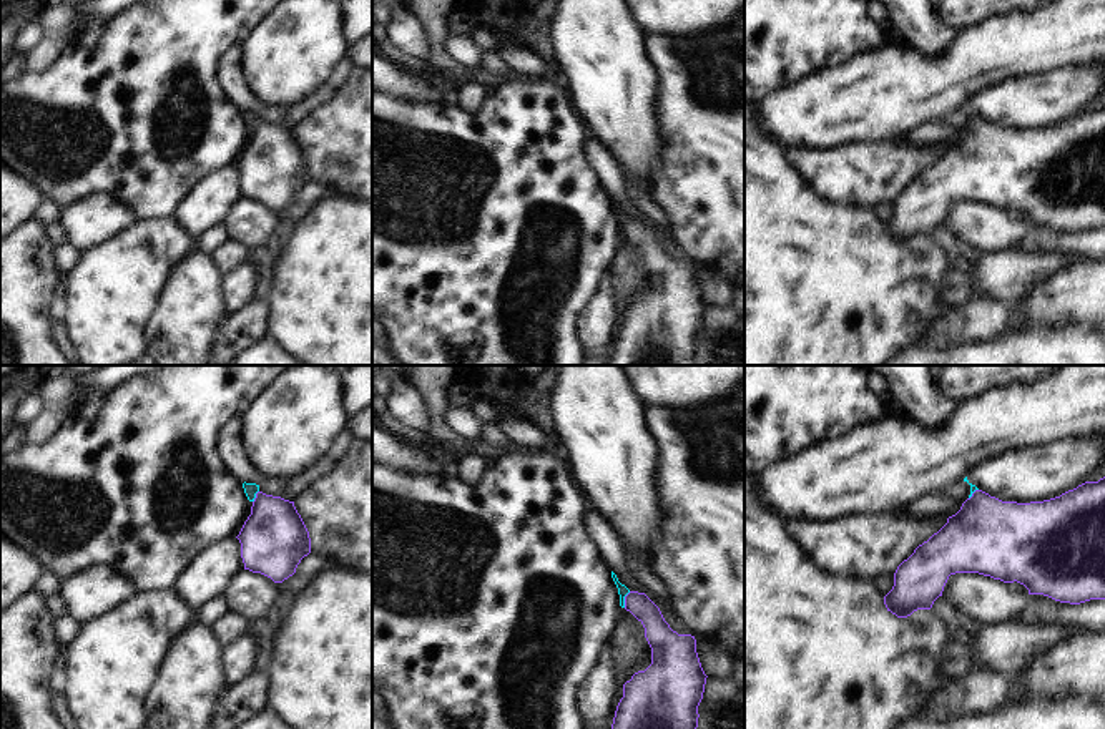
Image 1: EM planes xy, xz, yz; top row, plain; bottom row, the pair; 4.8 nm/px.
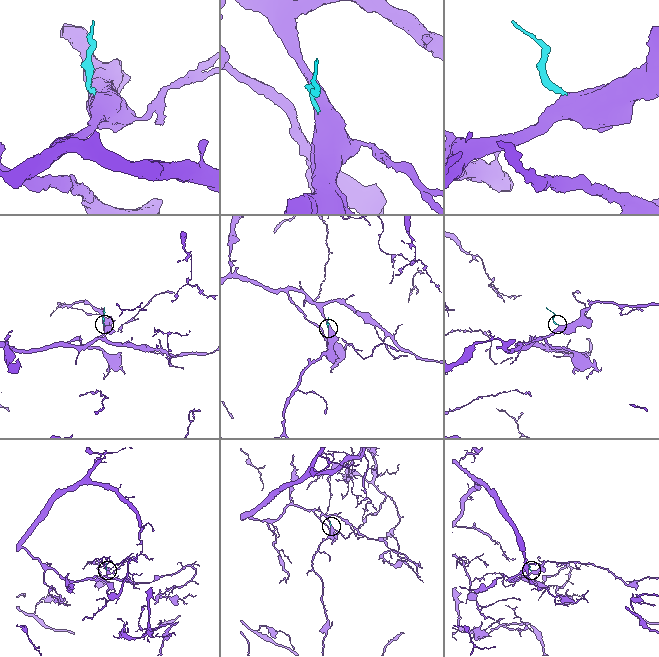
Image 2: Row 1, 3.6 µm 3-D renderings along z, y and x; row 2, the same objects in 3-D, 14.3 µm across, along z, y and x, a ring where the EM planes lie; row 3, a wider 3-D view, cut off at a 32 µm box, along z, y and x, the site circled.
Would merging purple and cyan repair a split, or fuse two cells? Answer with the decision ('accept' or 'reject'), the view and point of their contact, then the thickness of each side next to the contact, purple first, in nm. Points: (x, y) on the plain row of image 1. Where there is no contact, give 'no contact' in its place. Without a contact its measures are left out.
accept | xz (625, 228) | 140/50 nm

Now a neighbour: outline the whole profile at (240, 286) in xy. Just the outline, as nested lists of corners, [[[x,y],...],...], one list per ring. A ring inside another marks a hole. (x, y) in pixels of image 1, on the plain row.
[[[244,262],[224,279],[224,296],[231,314],[236,314],[256,301],[256,267]]]

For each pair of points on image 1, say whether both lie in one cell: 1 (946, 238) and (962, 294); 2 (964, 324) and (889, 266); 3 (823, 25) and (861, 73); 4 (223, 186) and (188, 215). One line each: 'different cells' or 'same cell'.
1: same cell
2: different cells
3: different cells
4: same cell

